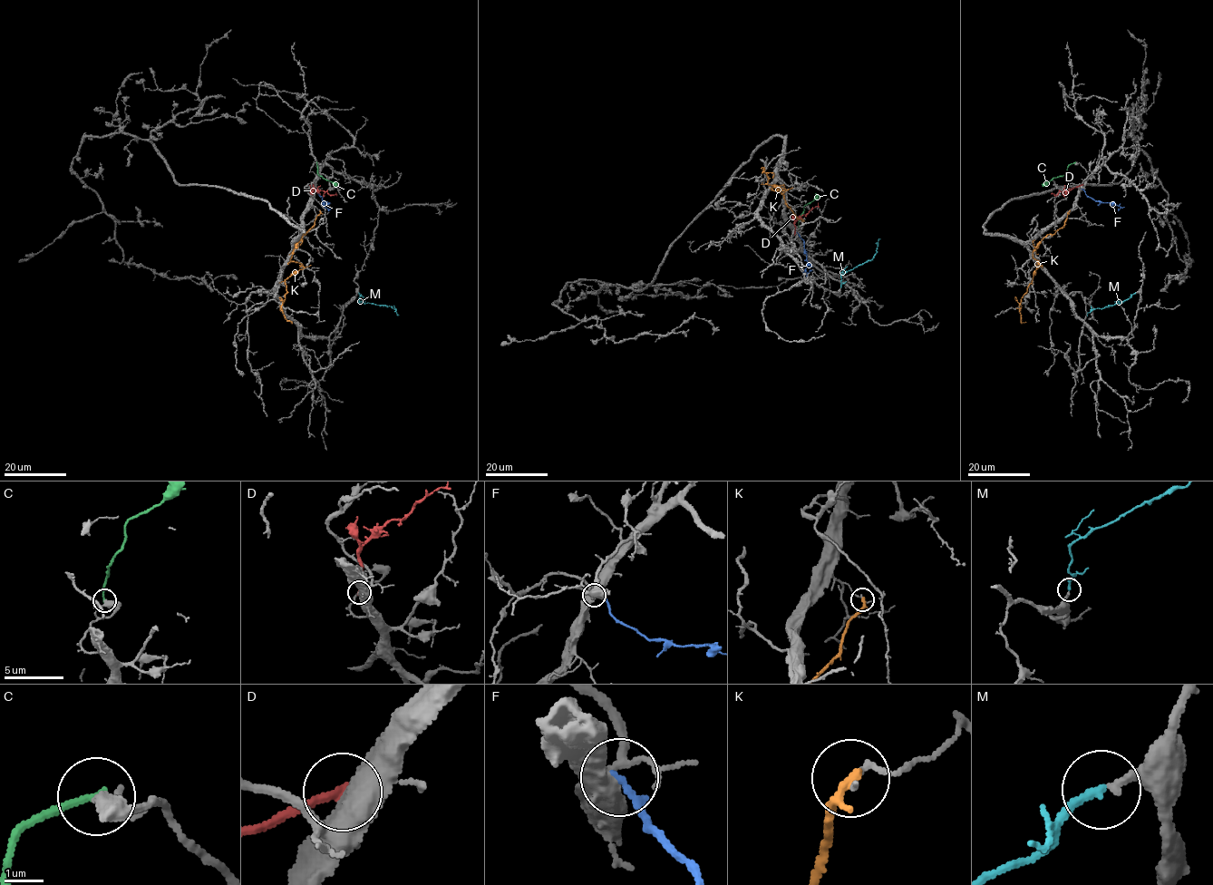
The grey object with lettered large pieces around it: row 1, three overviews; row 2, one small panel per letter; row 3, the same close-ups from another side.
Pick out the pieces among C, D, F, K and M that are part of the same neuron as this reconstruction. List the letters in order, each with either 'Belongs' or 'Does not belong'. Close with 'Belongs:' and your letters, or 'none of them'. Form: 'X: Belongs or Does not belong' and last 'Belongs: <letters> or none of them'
C: Does not belong
D: Does not belong
F: Does not belong
K: Does not belong
M: Belongs
Belongs: M

